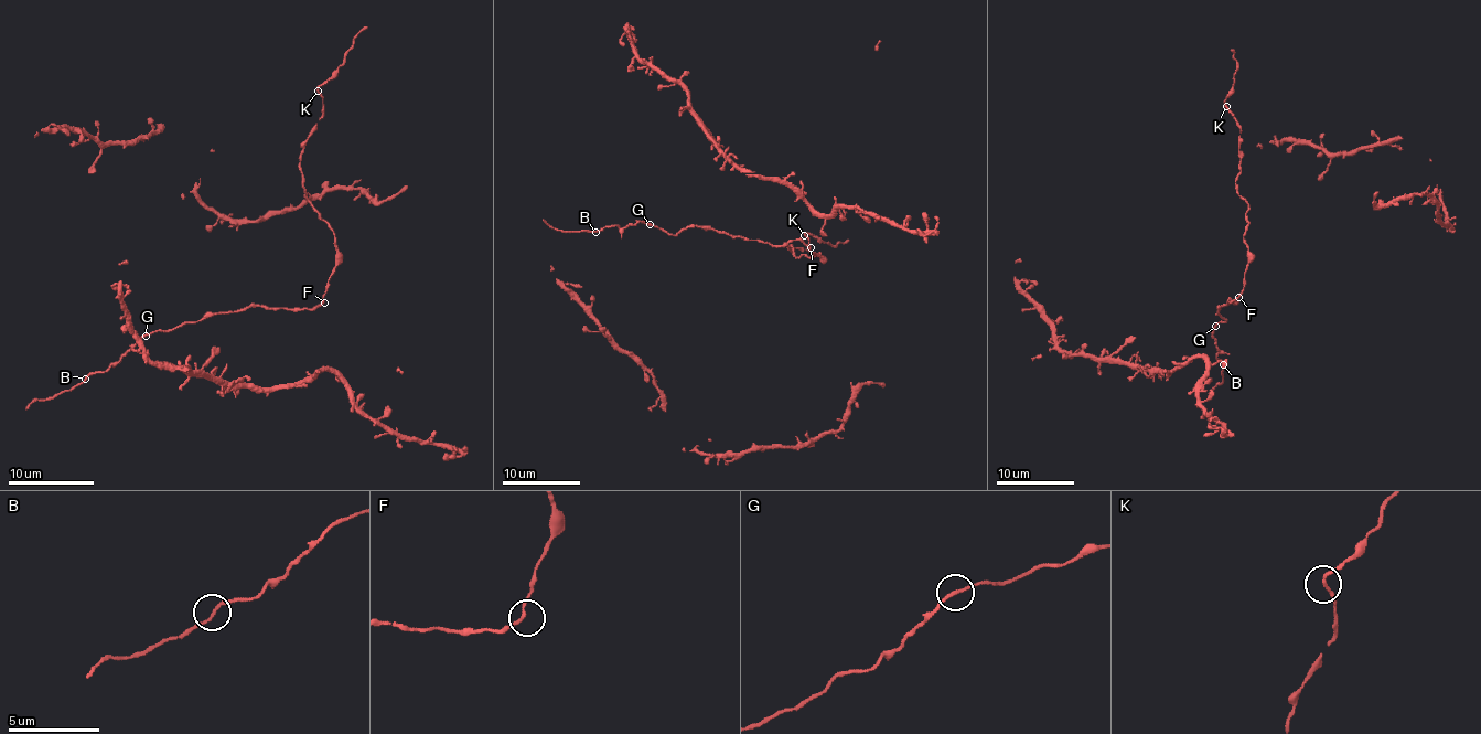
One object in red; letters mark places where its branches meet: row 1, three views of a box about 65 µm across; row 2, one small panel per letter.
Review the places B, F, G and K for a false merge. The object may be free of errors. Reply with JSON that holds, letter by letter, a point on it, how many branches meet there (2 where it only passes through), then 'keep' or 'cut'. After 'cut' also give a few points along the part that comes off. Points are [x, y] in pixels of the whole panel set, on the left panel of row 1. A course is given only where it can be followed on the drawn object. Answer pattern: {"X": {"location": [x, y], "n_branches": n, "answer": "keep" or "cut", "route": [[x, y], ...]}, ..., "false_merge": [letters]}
{"B": {"location": [85, 379], "n_branches": 2, "answer": "keep"}, "F": {"location": [324, 302], "n_branches": 2, "answer": "keep"}, "G": {"location": [146, 336], "n_branches": 2, "answer": "keep"}, "K": {"location": [318, 91], "n_branches": 2, "answer": "keep"}, "false_merge": []}

